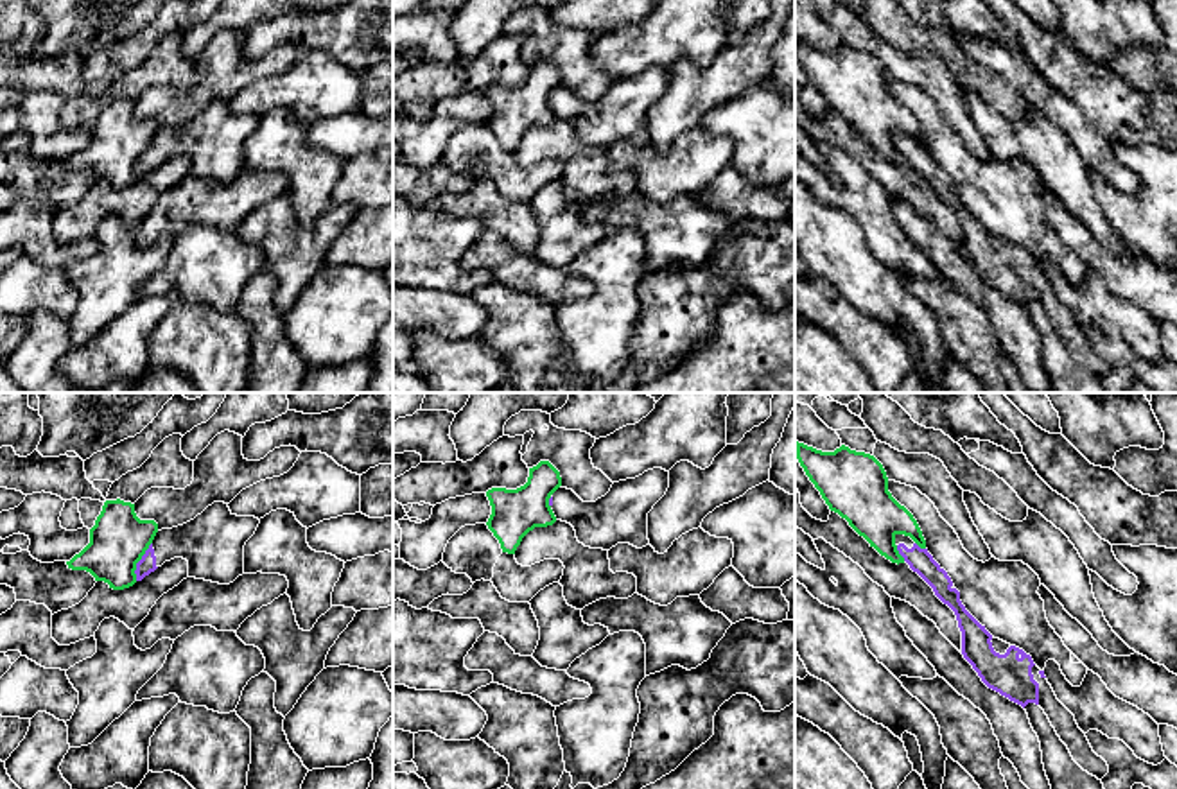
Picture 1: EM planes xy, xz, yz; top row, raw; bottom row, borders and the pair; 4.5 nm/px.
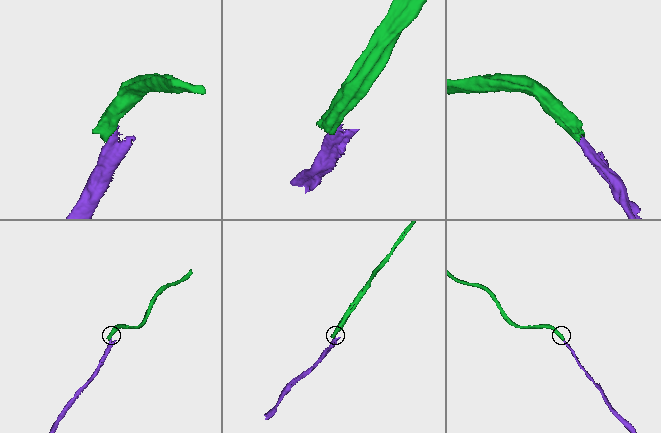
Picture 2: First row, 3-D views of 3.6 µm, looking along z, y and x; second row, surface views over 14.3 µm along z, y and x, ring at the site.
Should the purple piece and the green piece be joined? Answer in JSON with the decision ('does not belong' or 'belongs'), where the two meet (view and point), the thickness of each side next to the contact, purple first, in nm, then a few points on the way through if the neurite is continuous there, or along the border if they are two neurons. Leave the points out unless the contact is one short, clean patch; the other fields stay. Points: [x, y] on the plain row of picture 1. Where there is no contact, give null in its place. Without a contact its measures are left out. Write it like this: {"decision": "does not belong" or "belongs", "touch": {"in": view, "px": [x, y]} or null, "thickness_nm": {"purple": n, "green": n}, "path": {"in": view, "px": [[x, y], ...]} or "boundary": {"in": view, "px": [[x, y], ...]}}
{"decision": "does not belong", "touch": {"in": "xy", "px": [139, 160]}, "thickness_nm": {"purple": 80, "green": 260}, "boundary": {"in": "xy", "px": [[151, 140], [137, 162], [135, 178]]}}

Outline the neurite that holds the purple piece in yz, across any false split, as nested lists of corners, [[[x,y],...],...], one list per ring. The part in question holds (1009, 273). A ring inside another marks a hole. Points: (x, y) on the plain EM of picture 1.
[[[895,133],[899,152],[947,203],[962,230],[962,253],[978,271],[981,280],[1021,303],[1039,303],[1048,314],[1060,339],[1068,344],[1073,359],[1089,373],[1102,378],[1109,371],[1107,360],[1098,355],[1075,314],[1057,298],[1044,269],[1023,247],[994,237],[962,203],[947,170],[933,158],[928,147],[920,147],[910,134]]]

